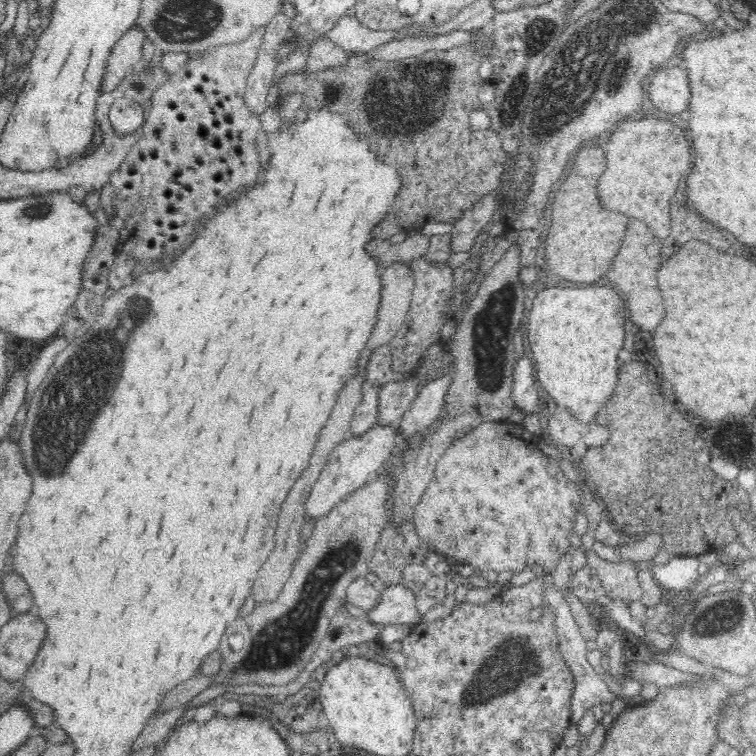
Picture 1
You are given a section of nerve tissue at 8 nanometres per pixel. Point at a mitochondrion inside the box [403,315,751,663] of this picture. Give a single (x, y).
(707, 619)

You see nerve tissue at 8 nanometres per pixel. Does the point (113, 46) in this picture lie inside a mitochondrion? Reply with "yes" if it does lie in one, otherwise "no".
no

